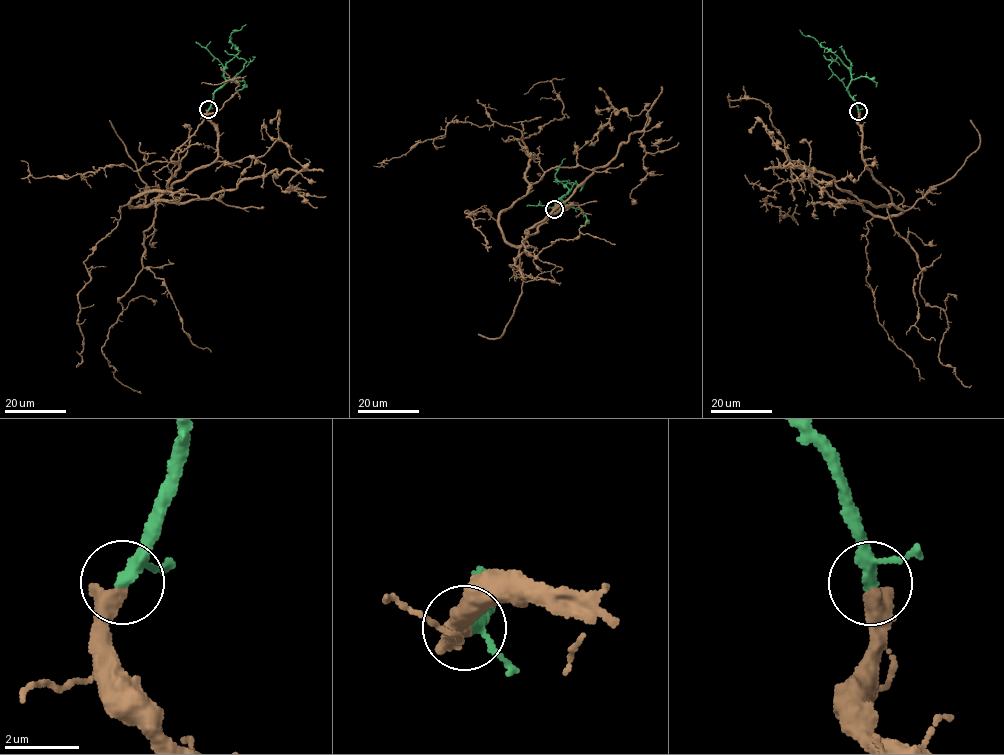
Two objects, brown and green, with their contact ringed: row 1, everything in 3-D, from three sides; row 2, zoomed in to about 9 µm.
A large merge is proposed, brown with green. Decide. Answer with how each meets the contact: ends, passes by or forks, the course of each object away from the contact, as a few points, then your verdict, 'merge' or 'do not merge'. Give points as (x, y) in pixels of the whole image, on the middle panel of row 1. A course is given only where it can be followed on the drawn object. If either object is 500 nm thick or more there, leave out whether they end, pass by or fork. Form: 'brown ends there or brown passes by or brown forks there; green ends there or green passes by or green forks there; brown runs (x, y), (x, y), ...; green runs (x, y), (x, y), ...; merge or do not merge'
brown runs (554, 209), (573, 203), (504, 239), (529, 158), (494, 122), (373, 166); green runs (554, 209), (559, 199), (564, 203), (560, 205), (560, 200), (569, 188), (554, 174), (565, 158); merge

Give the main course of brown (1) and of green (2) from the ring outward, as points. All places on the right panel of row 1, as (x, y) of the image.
1: (858, 112), (862, 157), (903, 212), (872, 215), (807, 179), (777, 184), (765, 201), (793, 220), (795, 204)
2: (858, 111), (847, 91), (850, 71), (839, 57), (800, 29)

